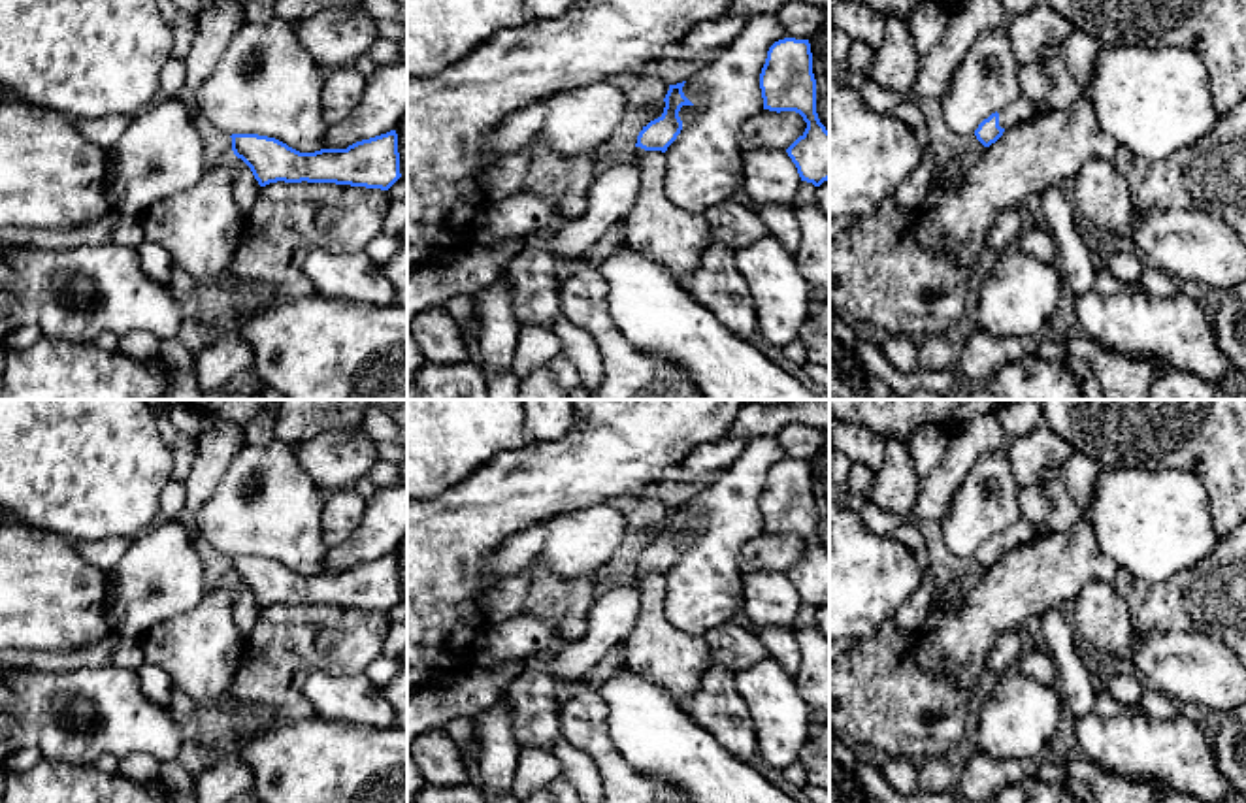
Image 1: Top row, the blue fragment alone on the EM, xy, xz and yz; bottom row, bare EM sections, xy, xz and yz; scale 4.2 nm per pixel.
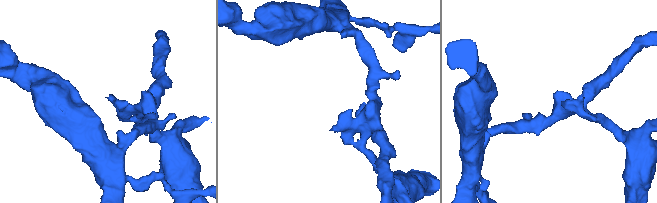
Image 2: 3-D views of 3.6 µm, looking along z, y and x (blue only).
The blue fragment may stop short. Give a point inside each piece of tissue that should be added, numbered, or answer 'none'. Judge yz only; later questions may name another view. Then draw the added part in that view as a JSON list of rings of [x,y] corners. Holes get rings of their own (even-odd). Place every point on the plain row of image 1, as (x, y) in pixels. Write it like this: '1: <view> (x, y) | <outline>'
1: yz (1024, 530) | [[[1022,518],[1014,522],[1010,528],[1003,530],[999,535],[999,549],[1008,550],[1022,543],[1029,543],[1041,535],[1044,530],[1044,524],[1031,522],[1027,518]]]

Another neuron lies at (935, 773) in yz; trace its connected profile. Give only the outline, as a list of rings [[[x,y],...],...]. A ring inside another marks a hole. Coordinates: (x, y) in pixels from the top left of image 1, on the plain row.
[[[931,756],[916,763],[918,786],[924,794],[948,792],[956,784],[956,775],[944,756]]]

